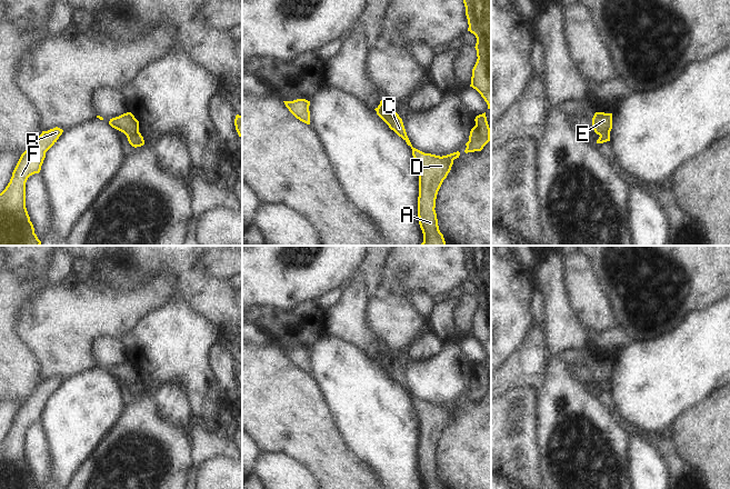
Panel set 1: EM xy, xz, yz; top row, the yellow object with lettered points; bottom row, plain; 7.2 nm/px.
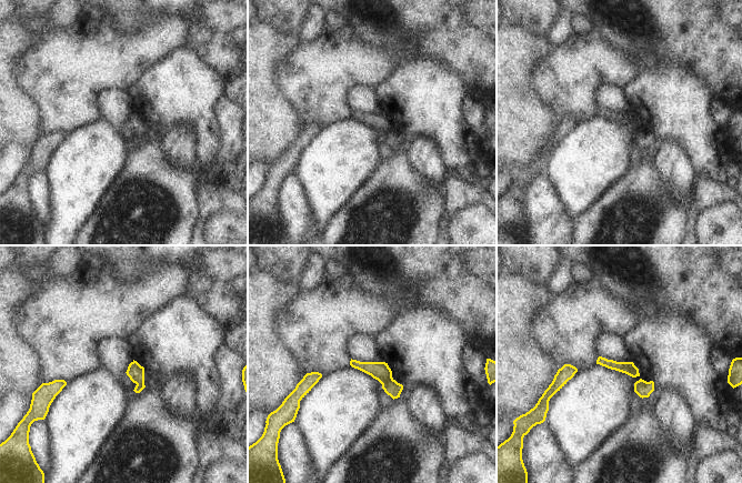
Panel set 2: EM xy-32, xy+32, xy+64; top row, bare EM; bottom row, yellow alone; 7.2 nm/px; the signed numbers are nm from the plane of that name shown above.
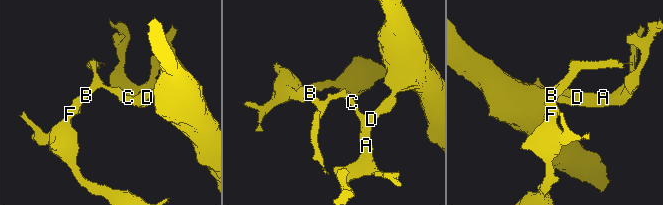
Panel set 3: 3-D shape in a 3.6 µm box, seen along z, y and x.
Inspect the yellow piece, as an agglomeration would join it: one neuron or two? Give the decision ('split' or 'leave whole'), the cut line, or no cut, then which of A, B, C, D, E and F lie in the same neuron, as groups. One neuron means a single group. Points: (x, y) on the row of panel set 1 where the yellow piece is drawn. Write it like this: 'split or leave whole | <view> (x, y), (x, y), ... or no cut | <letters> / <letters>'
split | xy (138, 131), (127, 137) | A C D / B E F

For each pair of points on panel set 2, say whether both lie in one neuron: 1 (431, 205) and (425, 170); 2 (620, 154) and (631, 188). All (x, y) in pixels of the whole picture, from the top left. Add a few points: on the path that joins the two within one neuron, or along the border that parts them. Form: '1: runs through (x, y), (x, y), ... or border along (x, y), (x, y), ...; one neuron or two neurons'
1: border along (410, 163), (419, 175), (431, 185), (441, 189); two neurons
2: border along (630, 165), (605, 189); two neurons

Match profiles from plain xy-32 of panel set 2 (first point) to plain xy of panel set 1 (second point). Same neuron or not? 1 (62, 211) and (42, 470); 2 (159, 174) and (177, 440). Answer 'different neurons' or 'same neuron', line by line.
1: different neurons
2: same neuron

